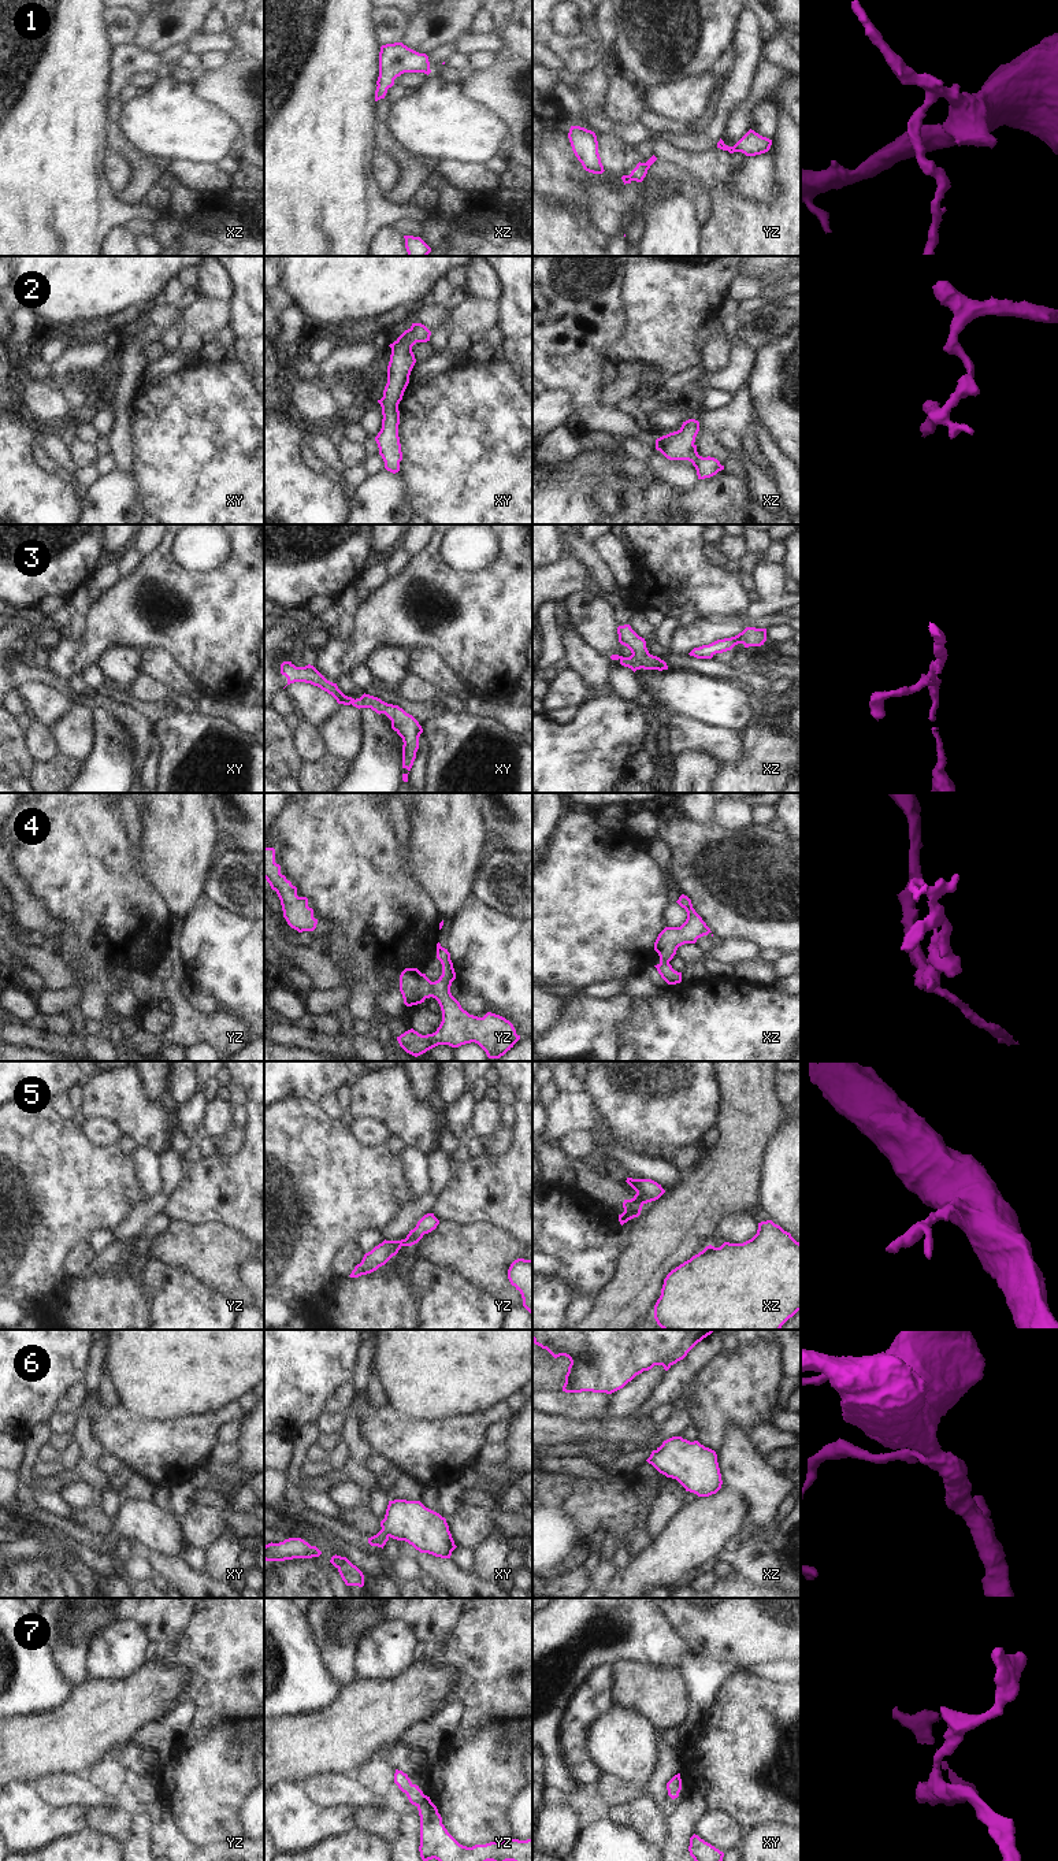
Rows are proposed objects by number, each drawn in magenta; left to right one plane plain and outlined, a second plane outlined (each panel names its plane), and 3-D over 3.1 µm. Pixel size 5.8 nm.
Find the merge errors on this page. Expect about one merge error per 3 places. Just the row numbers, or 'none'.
5

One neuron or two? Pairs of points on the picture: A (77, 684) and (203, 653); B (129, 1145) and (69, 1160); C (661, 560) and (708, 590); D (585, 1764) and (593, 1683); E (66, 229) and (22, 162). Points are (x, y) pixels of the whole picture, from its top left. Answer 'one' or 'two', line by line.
A: two
B: two
C: one
D: one
E: one

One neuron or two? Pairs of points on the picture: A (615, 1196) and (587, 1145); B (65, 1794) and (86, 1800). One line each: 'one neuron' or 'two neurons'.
A: two neurons
B: one neuron

